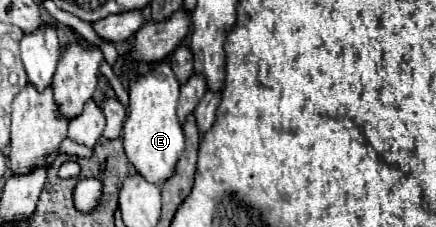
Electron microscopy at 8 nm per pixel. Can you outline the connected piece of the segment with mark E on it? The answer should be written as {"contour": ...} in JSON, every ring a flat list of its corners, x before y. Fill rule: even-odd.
{"contour":[[166,62,154,64,150,74,136,76,130,84,130,116,122,134,124,150,136,172,152,184,162,184,172,178,178,158,184,152,184,132,176,116,178,90,180,84]]}

